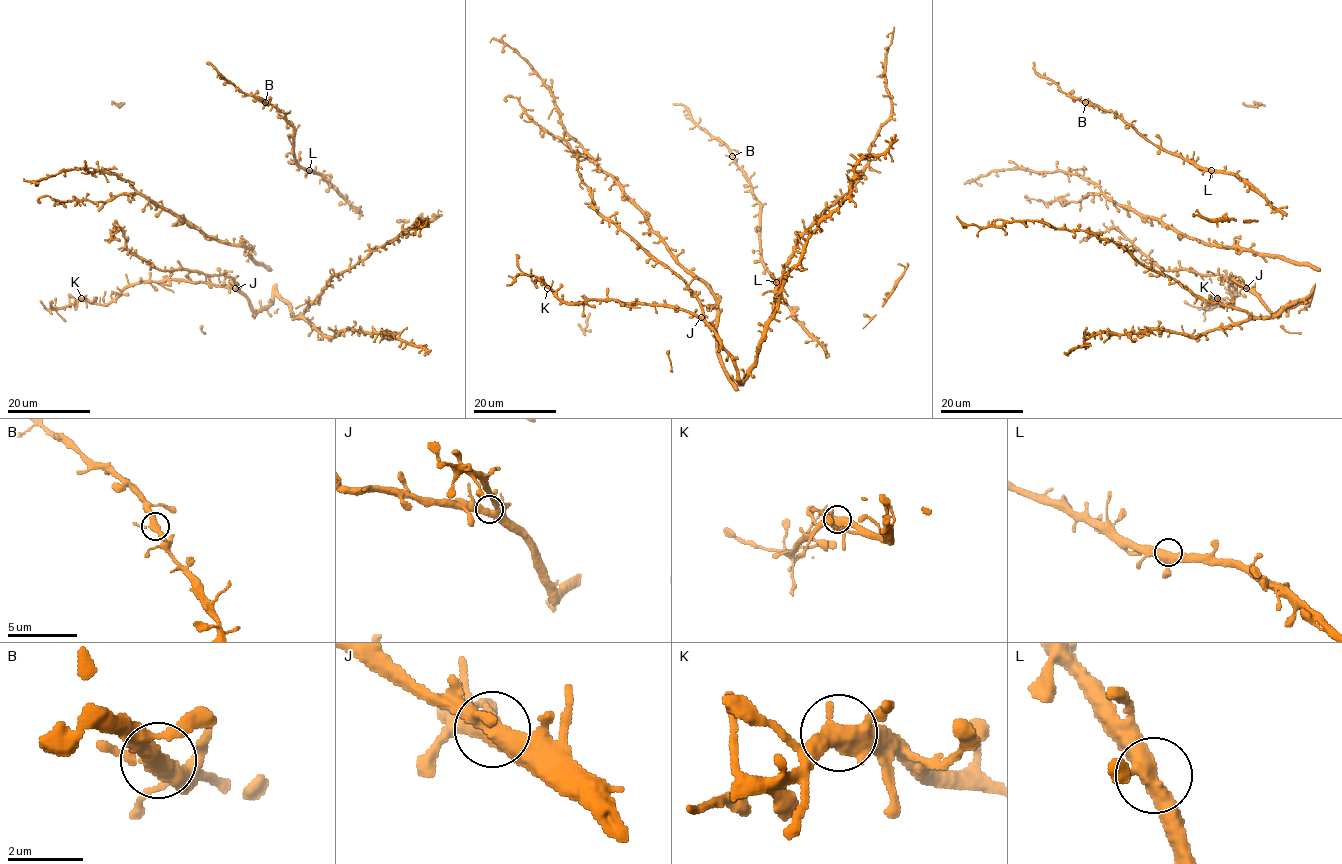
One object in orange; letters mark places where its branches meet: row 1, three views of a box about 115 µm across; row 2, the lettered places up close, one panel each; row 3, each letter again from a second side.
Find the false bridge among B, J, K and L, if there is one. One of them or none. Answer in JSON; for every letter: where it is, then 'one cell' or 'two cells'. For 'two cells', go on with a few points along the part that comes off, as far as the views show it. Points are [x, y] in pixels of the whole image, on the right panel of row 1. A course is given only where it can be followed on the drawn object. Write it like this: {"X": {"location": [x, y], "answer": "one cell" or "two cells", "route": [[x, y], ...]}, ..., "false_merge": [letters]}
{"B": {"location": [1085, 102], "answer": "one cell"}, "J": {"location": [1246, 288], "answer": "one cell"}, "K": {"location": [1217, 298], "answer": "one cell"}, "L": {"location": [1211, 170], "answer": "one cell"}, "false_merge": []}

